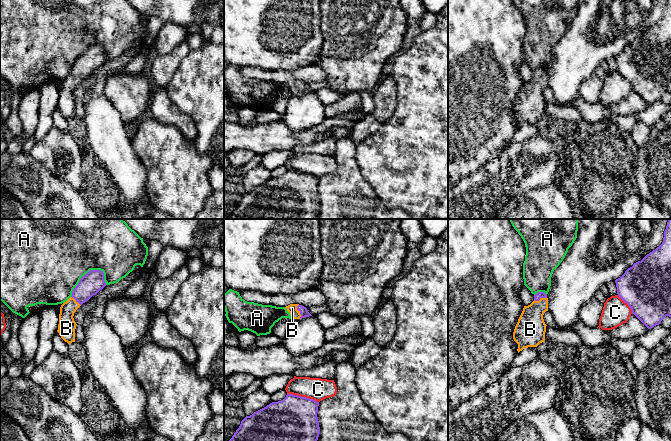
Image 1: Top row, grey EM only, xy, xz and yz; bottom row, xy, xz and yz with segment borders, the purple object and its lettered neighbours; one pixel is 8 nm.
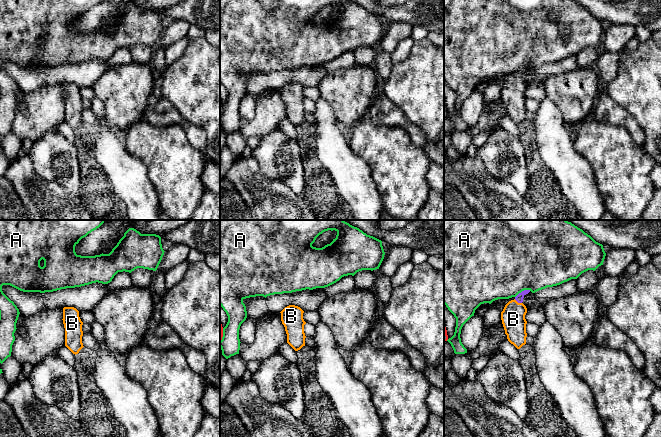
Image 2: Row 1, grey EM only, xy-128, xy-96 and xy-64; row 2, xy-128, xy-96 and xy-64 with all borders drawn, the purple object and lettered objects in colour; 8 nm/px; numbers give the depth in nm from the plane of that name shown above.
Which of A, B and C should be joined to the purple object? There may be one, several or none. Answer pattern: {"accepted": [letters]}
{"accepted": ["B"]}

